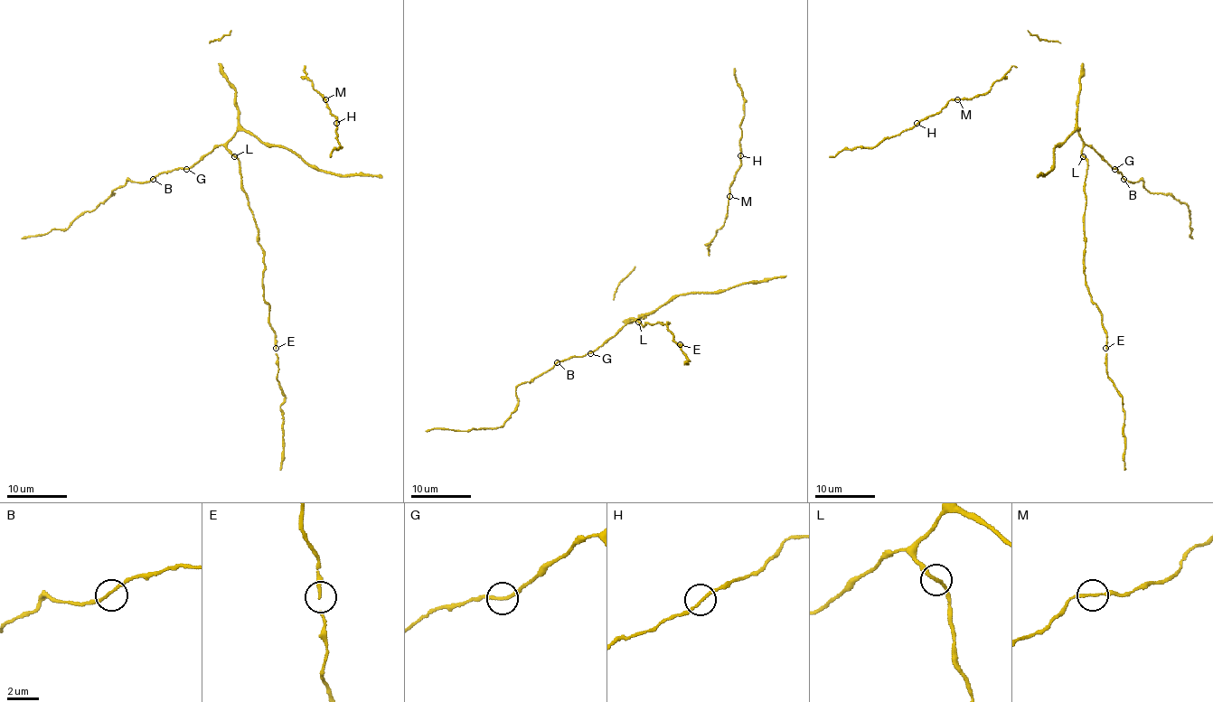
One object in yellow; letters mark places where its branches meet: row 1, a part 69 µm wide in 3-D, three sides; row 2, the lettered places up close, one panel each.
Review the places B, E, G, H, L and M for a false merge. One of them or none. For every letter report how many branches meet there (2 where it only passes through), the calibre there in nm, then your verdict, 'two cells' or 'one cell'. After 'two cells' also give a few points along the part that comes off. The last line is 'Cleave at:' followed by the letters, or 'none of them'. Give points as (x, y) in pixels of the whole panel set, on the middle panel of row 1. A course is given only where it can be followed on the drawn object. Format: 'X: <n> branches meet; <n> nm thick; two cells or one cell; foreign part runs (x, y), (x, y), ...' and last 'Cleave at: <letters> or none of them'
B: 2 branches meet; 150 nm thick; one cell
E: 2 branches meet; 150 nm thick; one cell
G: 2 branches meet; 160 nm thick; one cell
H: 2 branches meet; 150 nm thick; one cell
L: 2 branches meet; 220 nm thick; one cell
M: 2 branches meet; 160 nm thick; one cell
Cleave at: none of them

